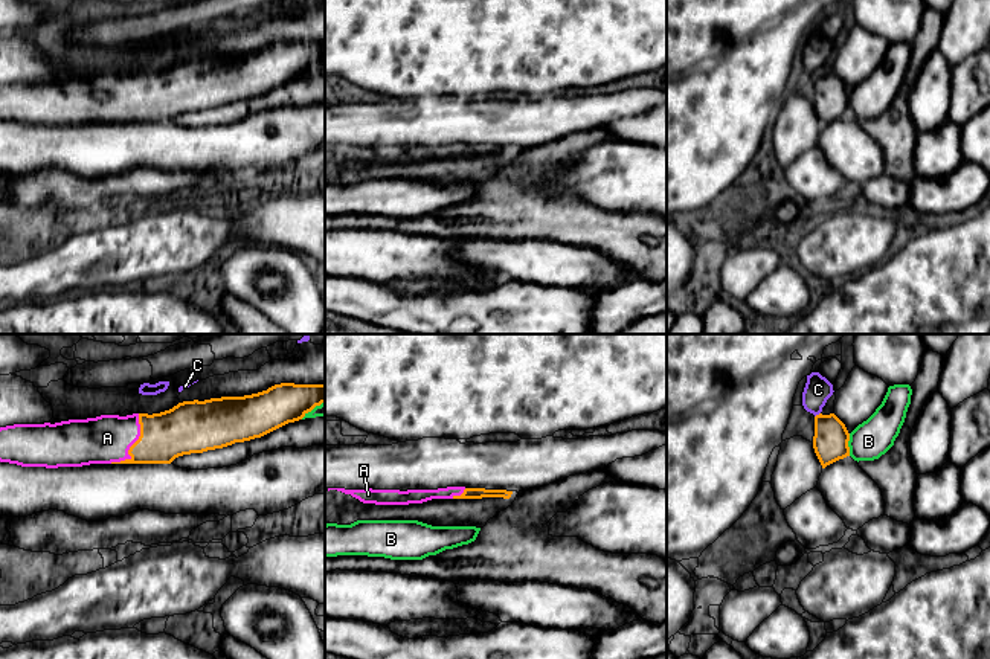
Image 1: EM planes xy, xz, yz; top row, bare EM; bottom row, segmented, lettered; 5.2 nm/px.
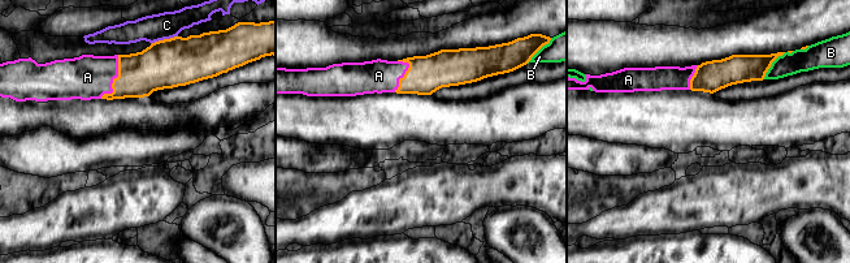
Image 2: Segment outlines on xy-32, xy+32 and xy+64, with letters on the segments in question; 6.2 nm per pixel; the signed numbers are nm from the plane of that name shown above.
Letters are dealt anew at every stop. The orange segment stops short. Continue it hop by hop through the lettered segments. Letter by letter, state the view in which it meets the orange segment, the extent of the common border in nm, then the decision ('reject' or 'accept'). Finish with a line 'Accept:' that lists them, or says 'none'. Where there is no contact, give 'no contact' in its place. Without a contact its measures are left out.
A: contact in xy; length 300 nm; accept
B: contact in yz; length 120 nm; reject
C: contact in yz; length 40 nm; reject
Accept: A

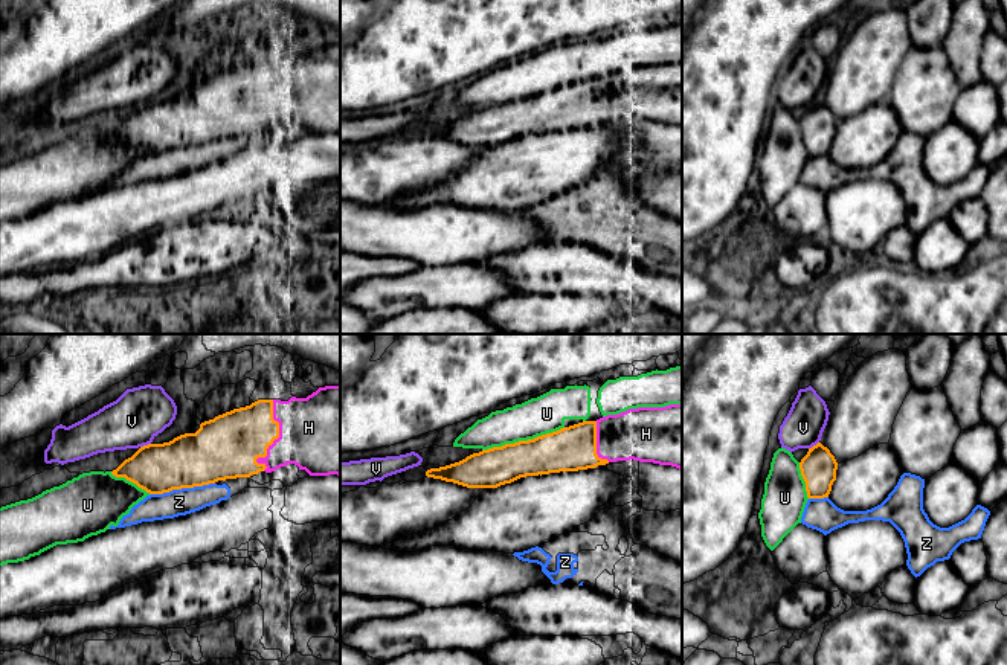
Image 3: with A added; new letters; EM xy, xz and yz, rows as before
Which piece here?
H: contact in xy; length 380 nm; accept
U: contact in xz; length 460 nm; reject
V: contact in xy; length 60 nm; reject
Z: contact in xy; length 360 nm; reject
Accept: H

